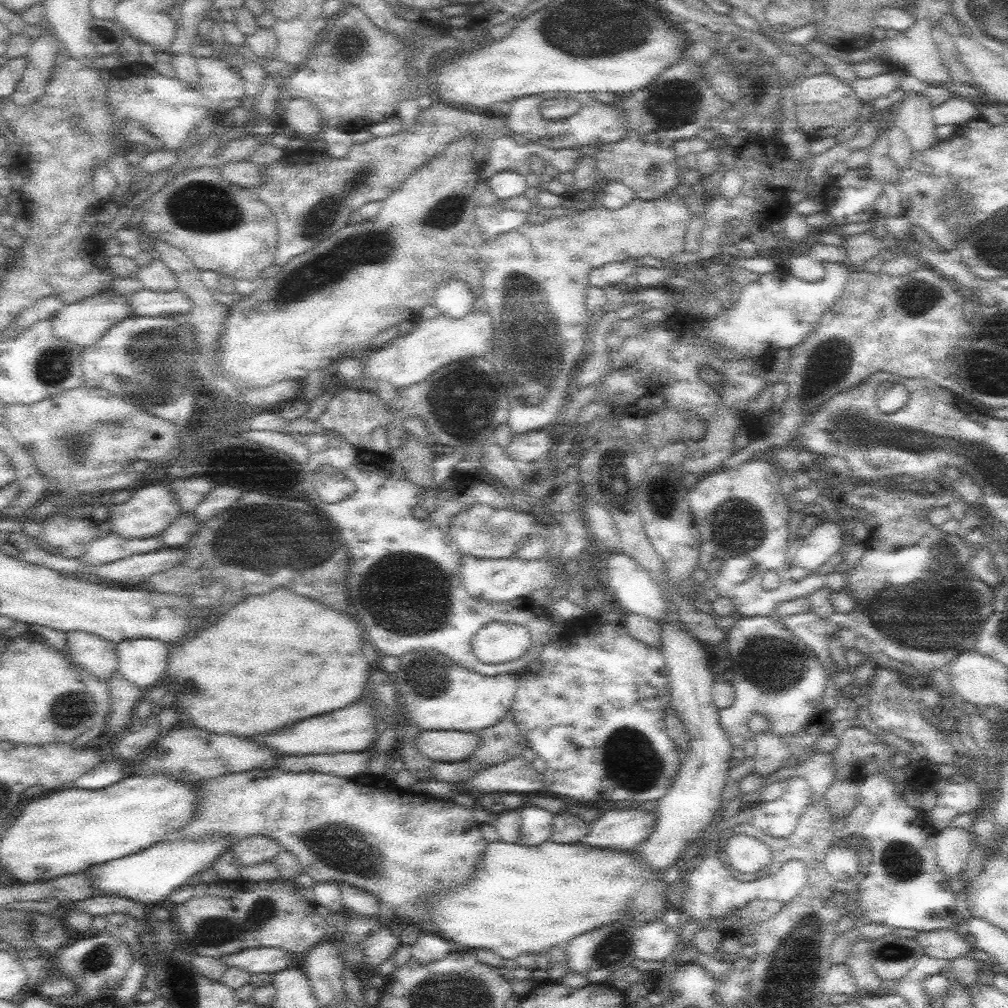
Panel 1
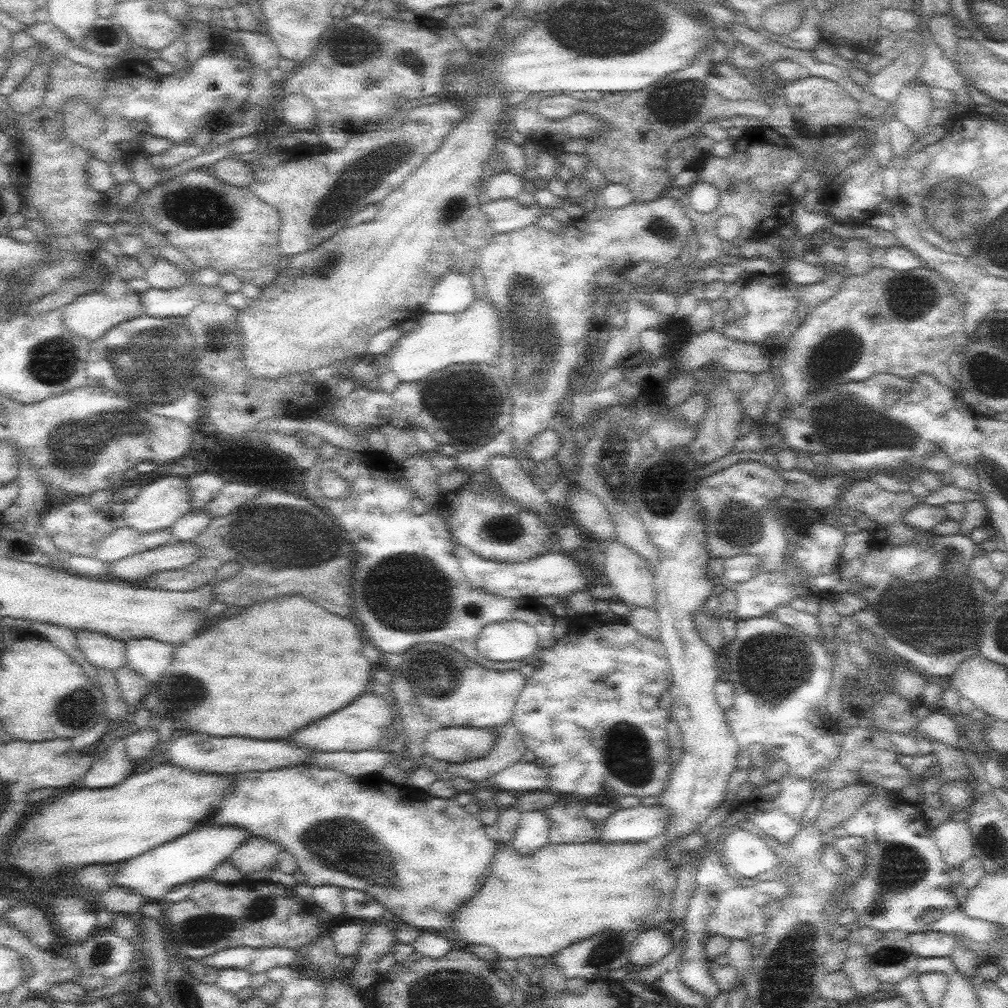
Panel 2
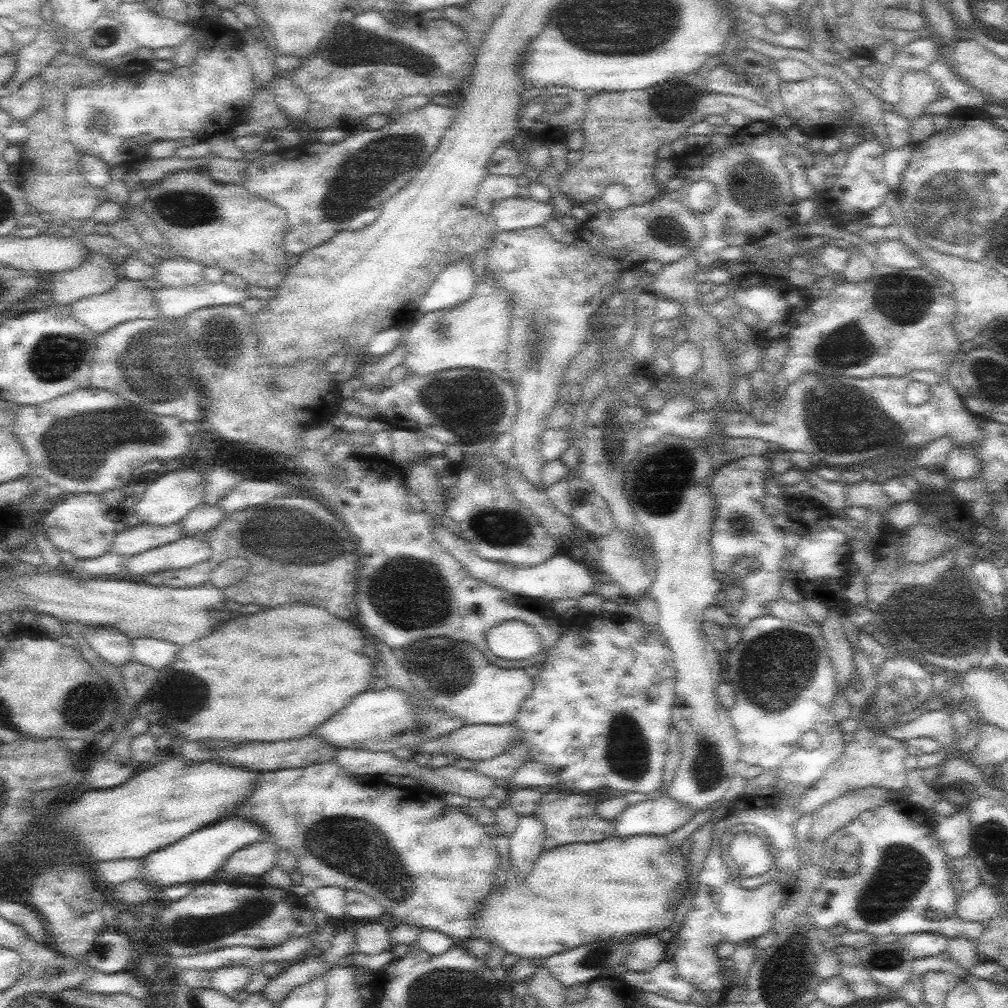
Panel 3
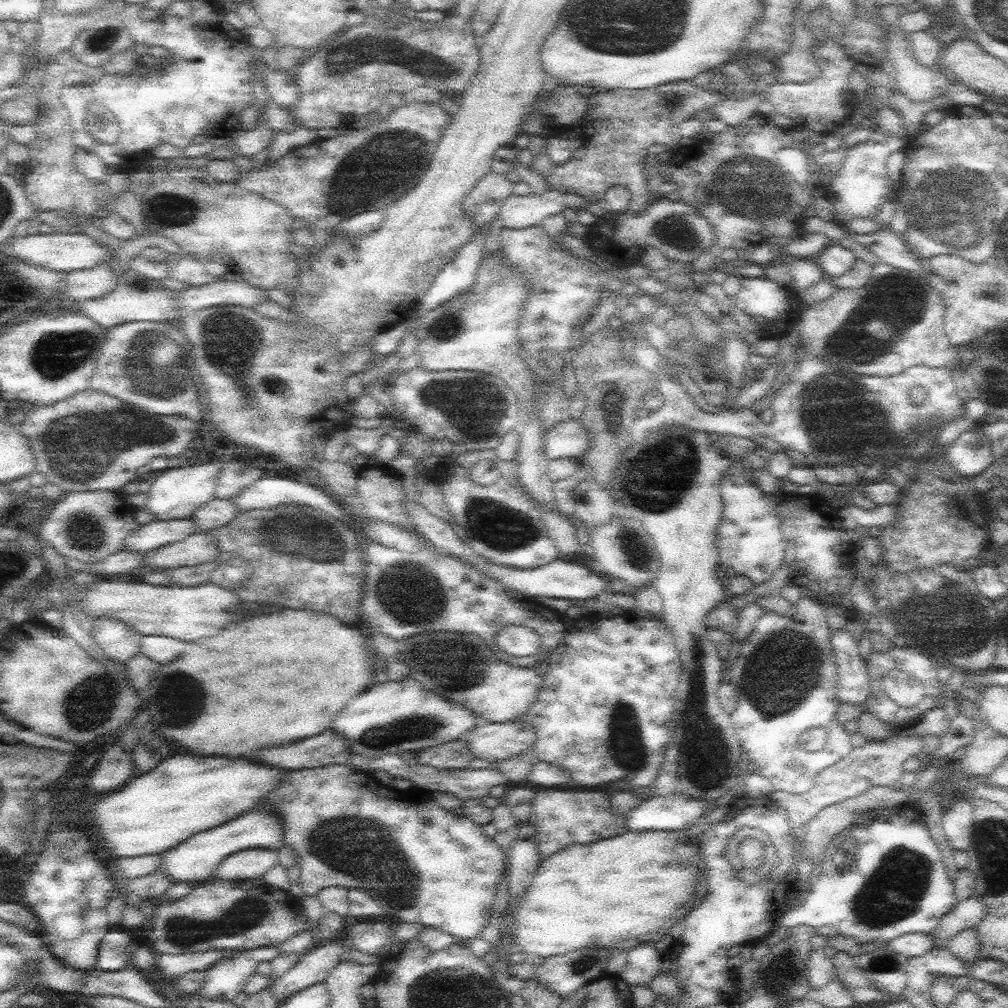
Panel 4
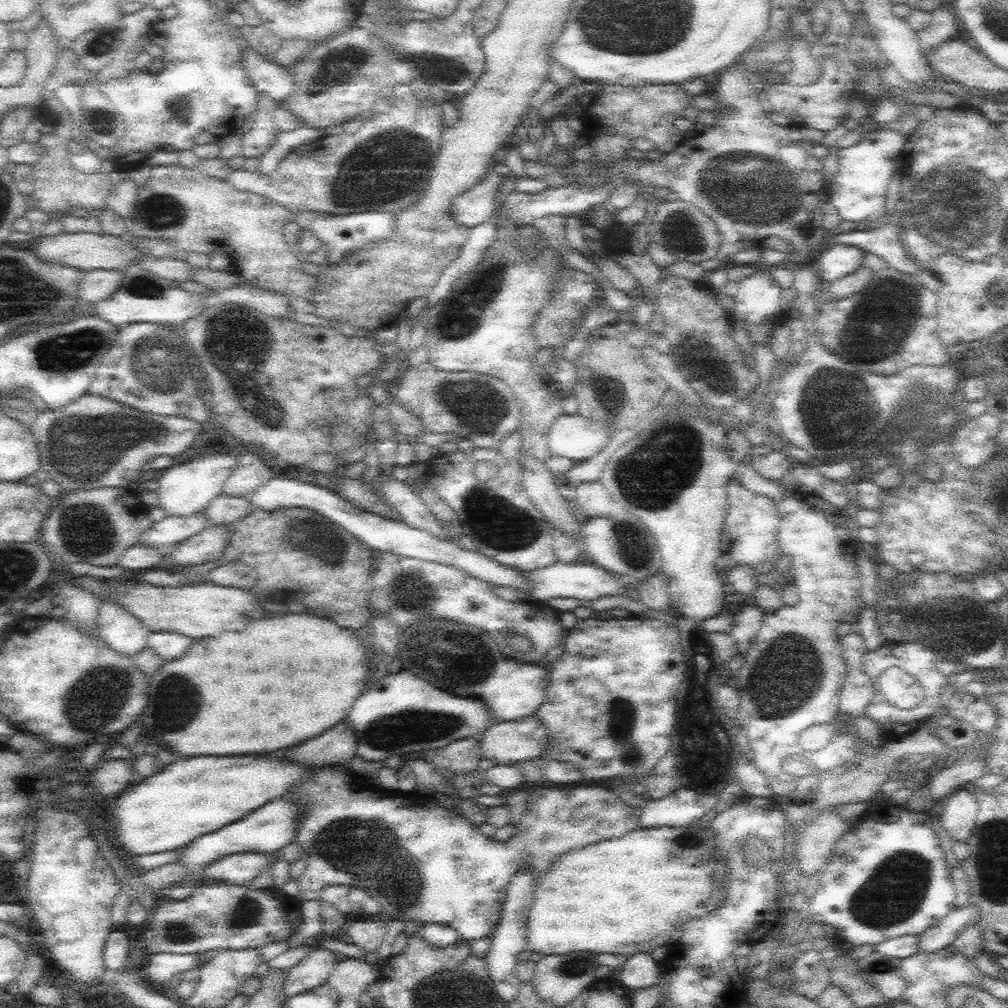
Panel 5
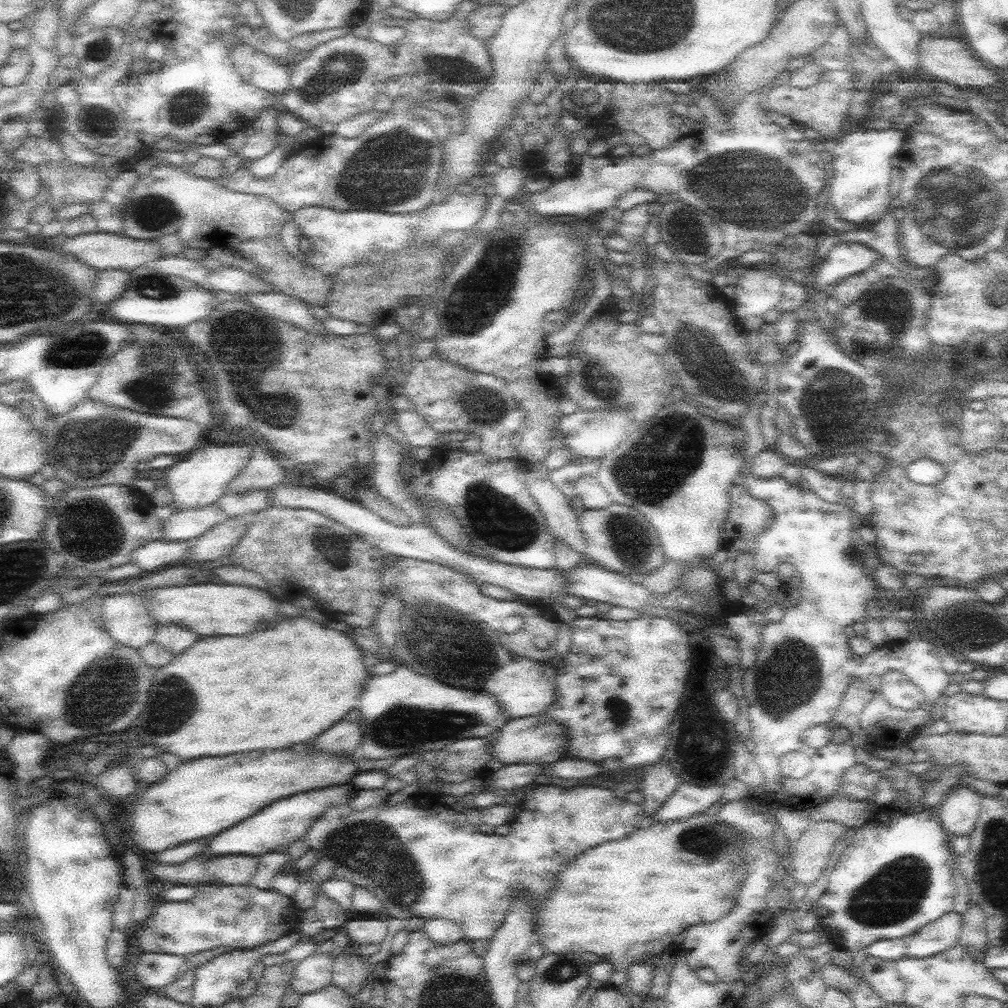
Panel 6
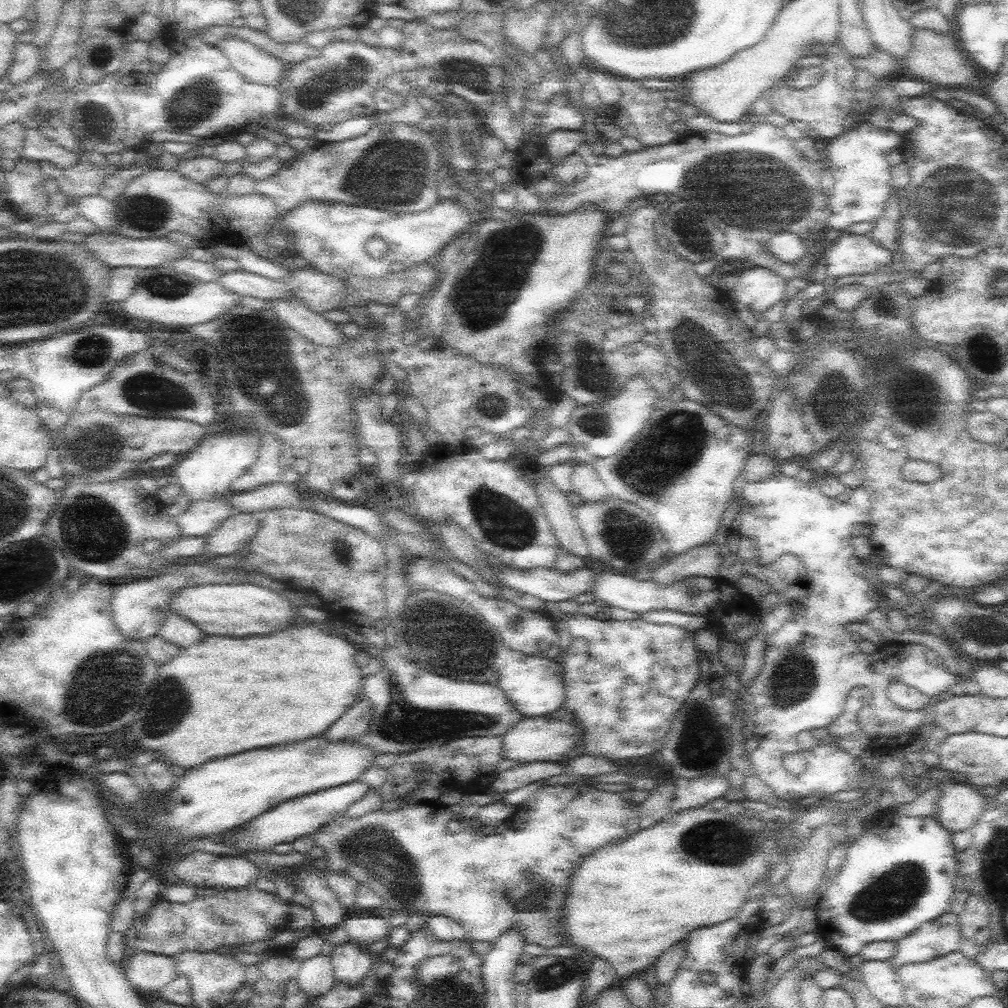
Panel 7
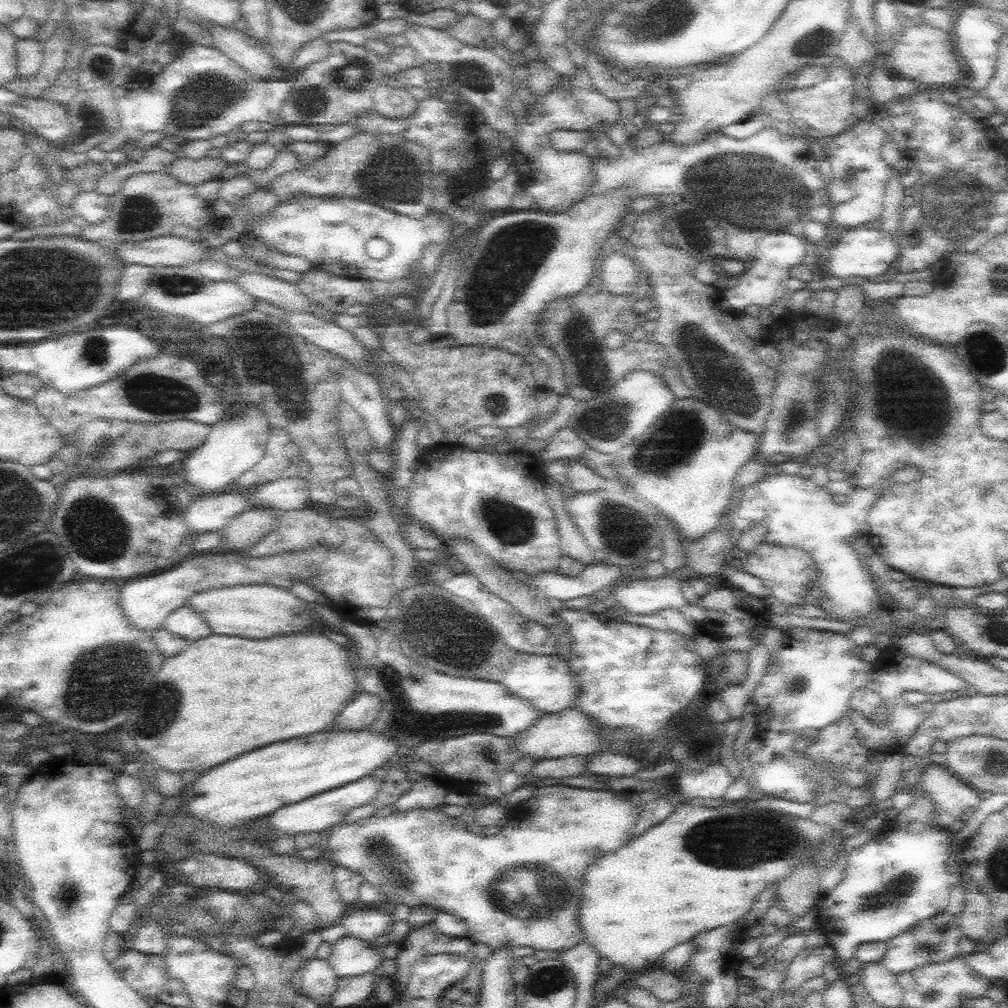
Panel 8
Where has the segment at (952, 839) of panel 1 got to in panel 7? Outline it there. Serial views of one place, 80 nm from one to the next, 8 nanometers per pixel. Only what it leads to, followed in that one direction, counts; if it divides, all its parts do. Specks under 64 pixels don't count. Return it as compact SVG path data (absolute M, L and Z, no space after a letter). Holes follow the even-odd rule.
M957 780L935 783L941 788L937 819L952 833L972 830L987 804L982 790Z

